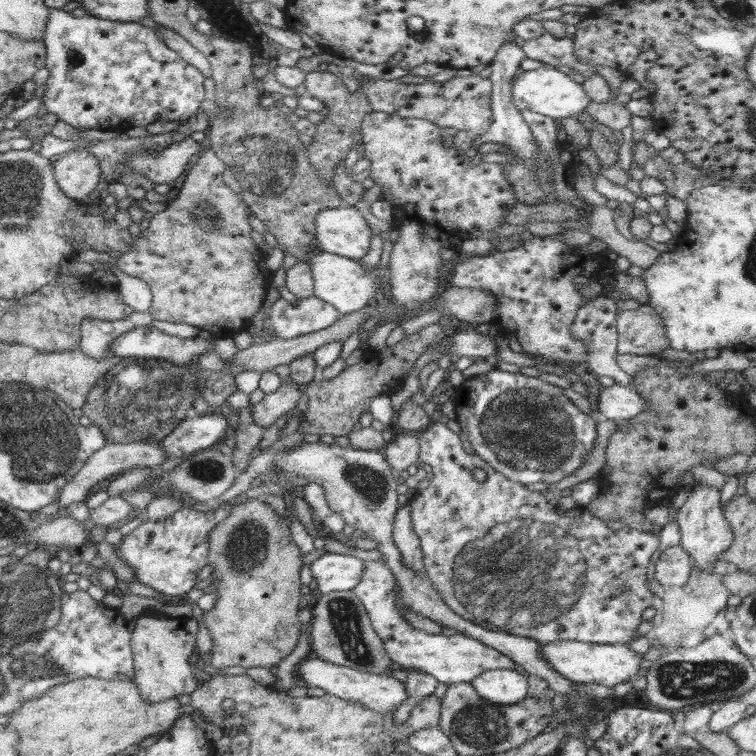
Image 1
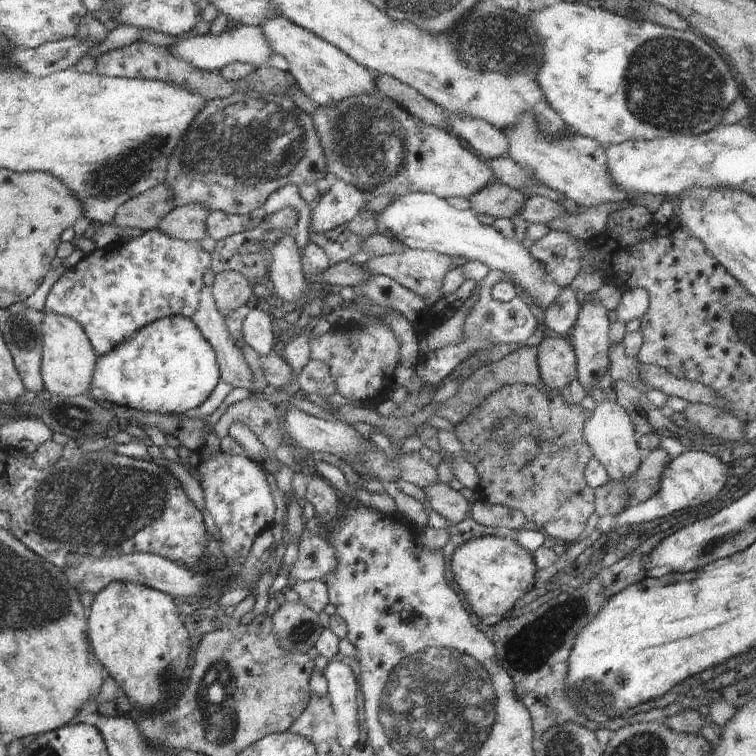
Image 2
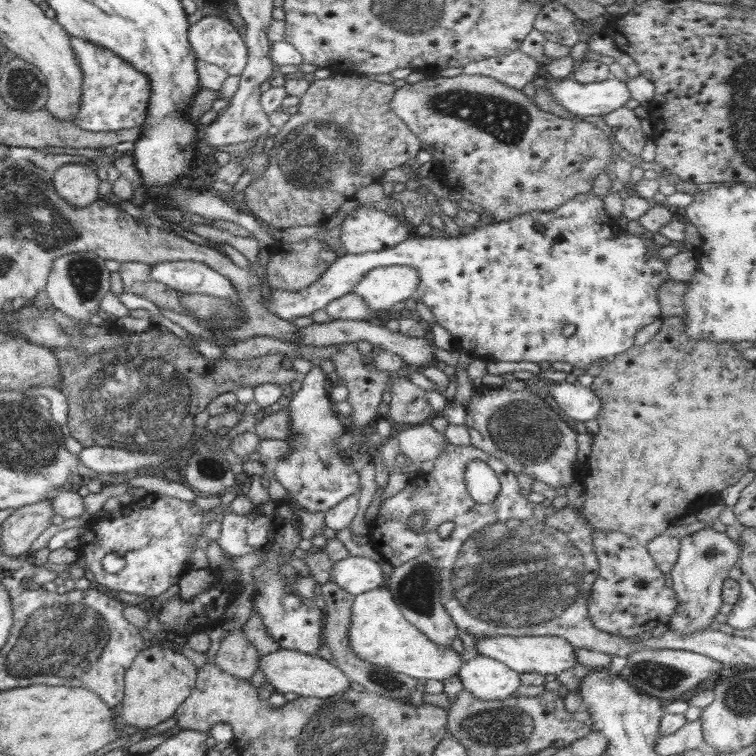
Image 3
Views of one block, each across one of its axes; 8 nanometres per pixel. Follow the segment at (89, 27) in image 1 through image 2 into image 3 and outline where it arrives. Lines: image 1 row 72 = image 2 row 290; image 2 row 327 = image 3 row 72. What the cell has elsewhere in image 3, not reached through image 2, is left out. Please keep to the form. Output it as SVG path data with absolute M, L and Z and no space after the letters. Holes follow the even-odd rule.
M72 35L70 42L82 70L80 109L71 122L89 132L114 132L144 124L152 94L152 83L148 81L148 75L110 49Z

